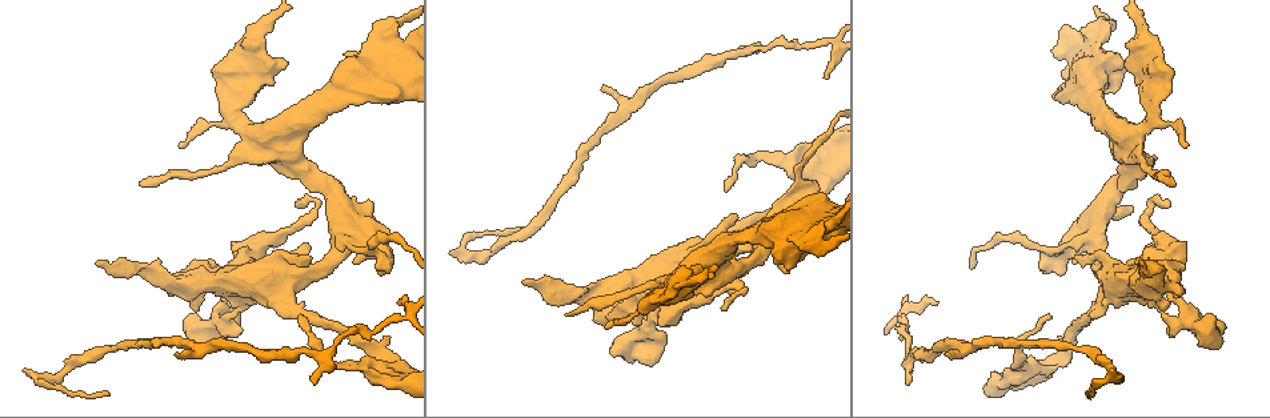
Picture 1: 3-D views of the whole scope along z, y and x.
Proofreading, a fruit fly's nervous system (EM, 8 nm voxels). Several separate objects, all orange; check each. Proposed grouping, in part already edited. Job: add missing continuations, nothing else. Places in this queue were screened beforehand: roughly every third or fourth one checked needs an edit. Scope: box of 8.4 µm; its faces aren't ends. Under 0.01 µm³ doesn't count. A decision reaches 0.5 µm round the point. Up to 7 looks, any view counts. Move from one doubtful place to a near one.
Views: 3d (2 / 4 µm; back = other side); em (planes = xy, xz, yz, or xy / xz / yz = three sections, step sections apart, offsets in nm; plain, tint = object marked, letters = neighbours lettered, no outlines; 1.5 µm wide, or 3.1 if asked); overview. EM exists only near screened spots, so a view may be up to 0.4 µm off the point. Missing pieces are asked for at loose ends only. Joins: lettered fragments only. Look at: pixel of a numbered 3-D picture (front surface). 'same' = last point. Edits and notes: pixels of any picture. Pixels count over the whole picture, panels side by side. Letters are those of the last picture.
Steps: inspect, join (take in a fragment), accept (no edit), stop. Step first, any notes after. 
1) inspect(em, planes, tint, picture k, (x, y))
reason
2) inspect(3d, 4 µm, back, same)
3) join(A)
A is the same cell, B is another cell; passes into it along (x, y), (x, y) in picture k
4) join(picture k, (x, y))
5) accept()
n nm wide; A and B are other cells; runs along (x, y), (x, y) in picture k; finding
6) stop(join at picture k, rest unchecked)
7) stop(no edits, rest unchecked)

inspect(3d, 2 µm, picture 1, (600, 90))
free end

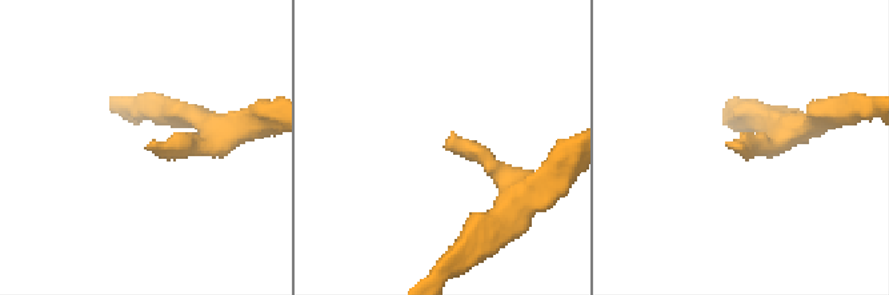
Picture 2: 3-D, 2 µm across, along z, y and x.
inspect(em, planes, letters, picture 2, (735, 143))
shape alone is not enough

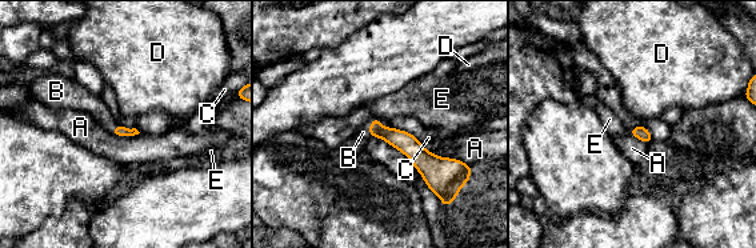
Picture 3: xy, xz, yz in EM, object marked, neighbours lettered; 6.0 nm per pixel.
join(B)
C touches over 280 nm; B is the same cell, A, C, D and E are other cells; passes into it along (406, 143), (370, 128), (363, 132) in picture 3; it goes on there

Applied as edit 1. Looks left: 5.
inspect(overview)

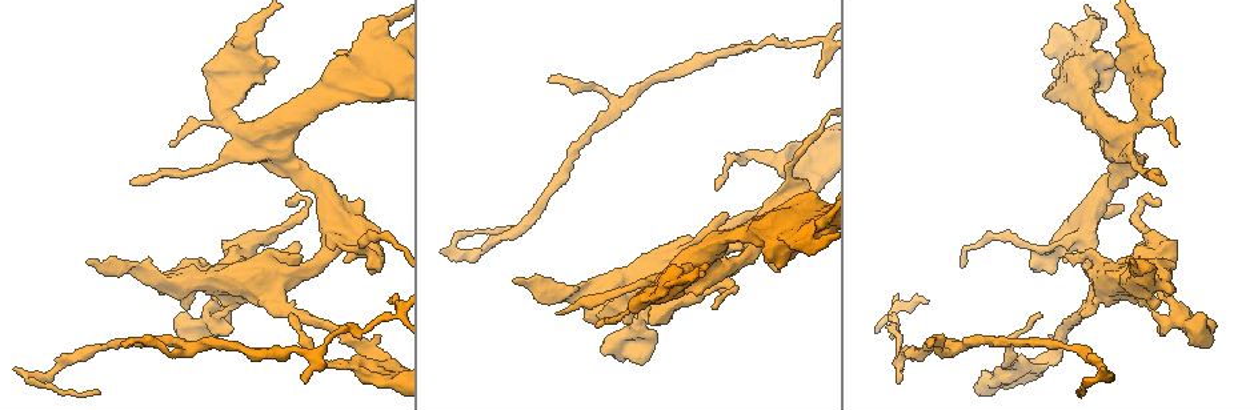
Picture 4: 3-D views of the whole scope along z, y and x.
inspect(em, xz, step 8, letters, picture 4, (292, 313))
an open end

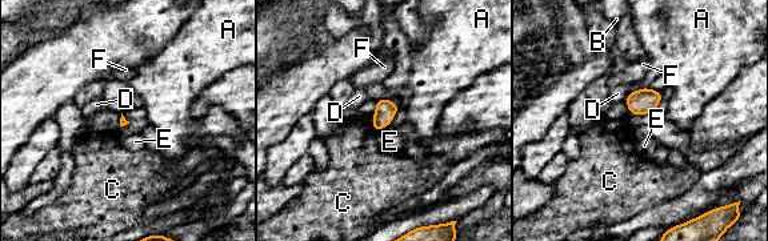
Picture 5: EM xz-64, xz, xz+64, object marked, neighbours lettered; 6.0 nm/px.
inspect(em, planes, letters, same)

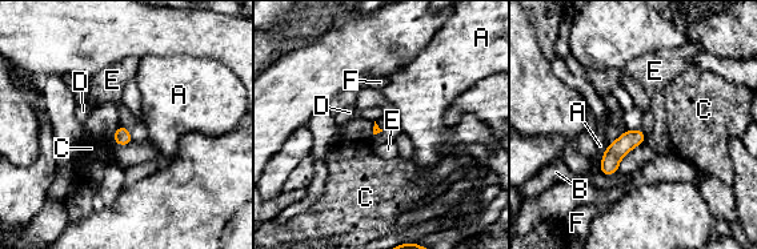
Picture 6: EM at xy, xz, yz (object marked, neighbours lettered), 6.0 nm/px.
accept()
A, B, C, D, E and F are other cells; border along (644, 137), (645, 141) in picture 6; none of them fits

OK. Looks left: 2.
inspect(em, planes, letters, picture 4, (390, 300))
thin end

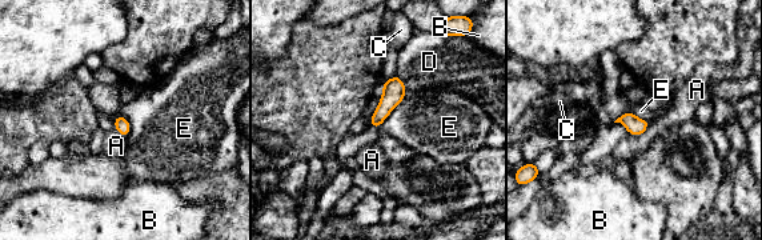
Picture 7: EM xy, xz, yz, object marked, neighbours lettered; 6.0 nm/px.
accept()
E touches over 300 nm; A, B, C, D and E are other cells; border along (406, 92), (379, 127), (371, 126) in picture 7; none of them fits

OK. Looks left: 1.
stop(join at picture 3, rest unchecked)

